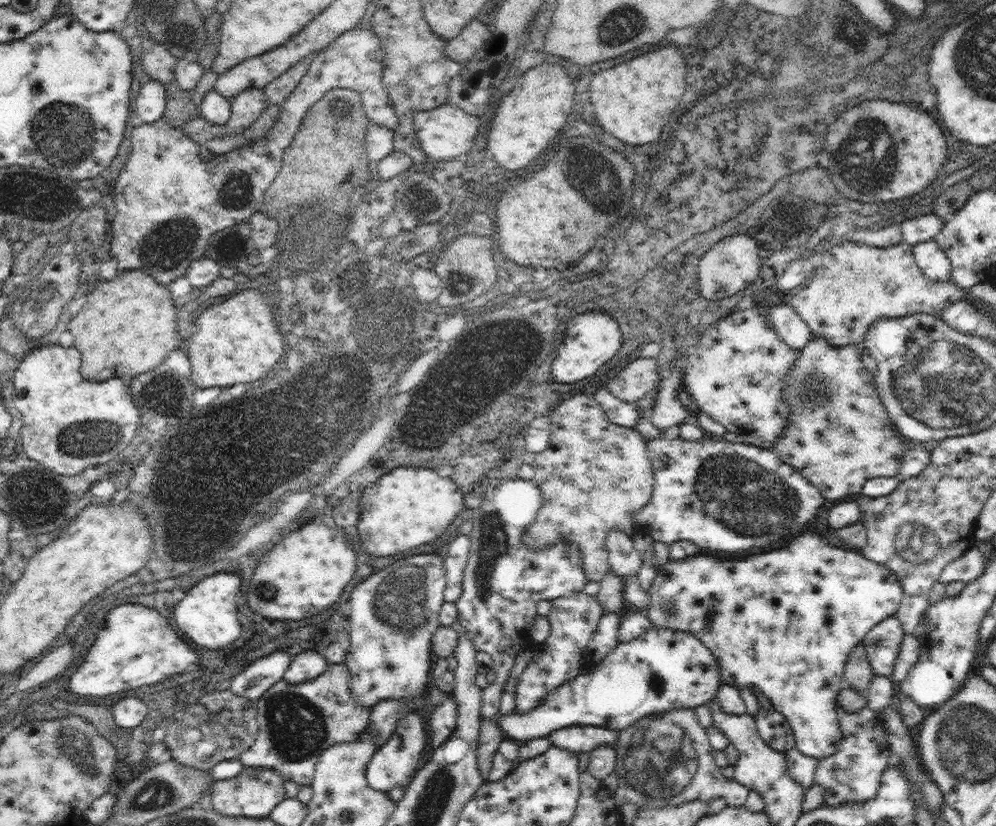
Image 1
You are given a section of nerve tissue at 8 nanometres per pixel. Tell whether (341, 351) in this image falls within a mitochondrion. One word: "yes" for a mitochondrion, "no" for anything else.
yes

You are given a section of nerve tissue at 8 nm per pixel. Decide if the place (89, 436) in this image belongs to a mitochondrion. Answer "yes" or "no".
yes

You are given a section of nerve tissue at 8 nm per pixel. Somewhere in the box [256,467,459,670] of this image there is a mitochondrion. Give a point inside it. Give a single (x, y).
(399, 605)

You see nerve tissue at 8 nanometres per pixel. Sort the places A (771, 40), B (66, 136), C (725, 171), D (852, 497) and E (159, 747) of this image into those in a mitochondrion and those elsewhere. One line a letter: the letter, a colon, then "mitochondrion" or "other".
A: mitochondrion
B: mitochondrion
C: other
D: other
E: other

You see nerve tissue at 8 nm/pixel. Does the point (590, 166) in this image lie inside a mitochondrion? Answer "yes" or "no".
yes

